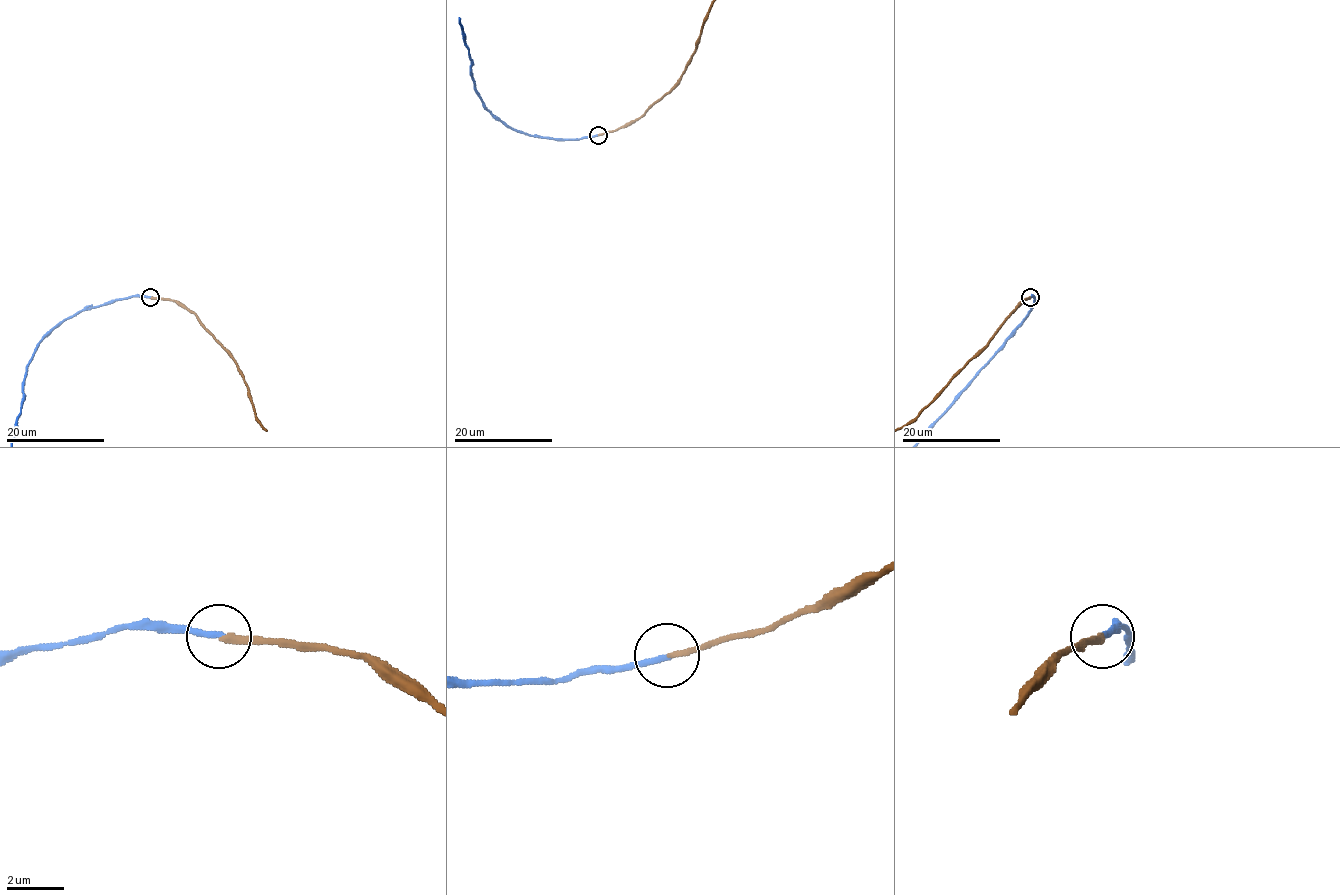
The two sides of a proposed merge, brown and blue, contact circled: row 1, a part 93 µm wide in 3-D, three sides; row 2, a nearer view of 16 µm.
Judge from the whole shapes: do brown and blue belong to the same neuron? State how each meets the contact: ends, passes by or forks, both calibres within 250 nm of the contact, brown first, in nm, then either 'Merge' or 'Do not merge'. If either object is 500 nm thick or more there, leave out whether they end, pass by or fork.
At the ring brown ends. At the ring blue ends. Thickness 200 nm (brown) against 220 nm. Merge

